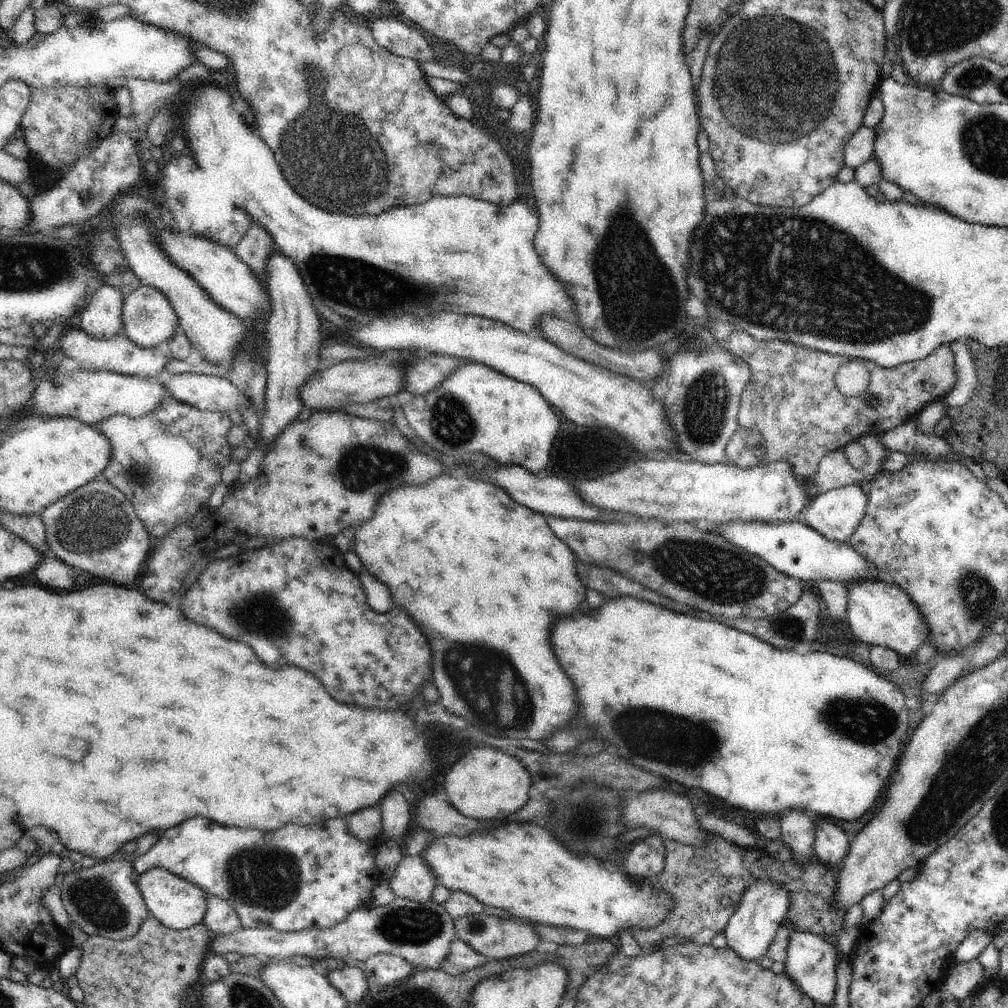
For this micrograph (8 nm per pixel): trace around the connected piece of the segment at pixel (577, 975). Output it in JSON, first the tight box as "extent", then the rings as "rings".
{"extent":[534,940,610,1000],"rings":[[[600,940],[600,942],[586,942],[582,944],[580,948],[576,946],[562,946],[558,952],[554,954],[534,954],[534,966],[538,964],[544,964],[544,962],[558,962],[560,966],[564,966],[568,970],[568,976],[570,976],[570,982],[568,982],[568,988],[566,988],[566,996],[564,1000],[570,1000],[578,994],[578,988],[582,986],[582,982],[586,981],[586,976],[590,977],[590,974],[598,970],[599,966],[606,964],[606,954],[610,952],[606,944],[606,940]]]}

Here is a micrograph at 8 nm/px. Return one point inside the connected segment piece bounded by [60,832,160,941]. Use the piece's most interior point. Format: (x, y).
(104, 900)

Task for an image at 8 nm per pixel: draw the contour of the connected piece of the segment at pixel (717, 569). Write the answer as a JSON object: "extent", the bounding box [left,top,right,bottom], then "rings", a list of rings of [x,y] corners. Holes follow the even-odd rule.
{"extent":[548,518,807,622],"rings":[[[548,518],[552,532],[562,538],[572,550],[576,550],[578,560],[592,562],[600,566],[608,566],[611,570],[619,571],[630,580],[641,583],[643,586],[680,602],[680,606],[696,608],[704,613],[714,615],[714,620],[723,622],[724,619],[742,616],[774,615],[788,610],[789,606],[798,602],[807,584],[800,579],[791,578],[776,568],[770,567],[758,556],[749,554],[745,549],[735,546],[727,539],[718,536],[715,529],[700,528],[697,523],[664,523],[657,519],[648,522],[632,520],[632,522],[590,522],[583,519]],[[640,553],[642,561],[636,561],[635,556]]]}

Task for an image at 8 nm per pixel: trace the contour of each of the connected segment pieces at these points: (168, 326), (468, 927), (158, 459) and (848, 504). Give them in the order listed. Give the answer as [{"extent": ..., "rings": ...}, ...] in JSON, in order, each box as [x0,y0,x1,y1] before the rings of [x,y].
[{"extent":[122,285,179,347],"rings":[[[141,285],[128,298],[125,298],[123,320],[122,333],[140,347],[158,347],[179,332],[178,316],[169,304],[168,298],[158,288],[149,285]]]},{"extent":[454,915,540,958],"rings":[[[480,915],[465,917],[454,921],[456,938],[468,943],[478,953],[492,958],[516,958],[536,950],[540,936],[530,924],[518,924],[512,917],[507,920],[494,916]]]},{"extent":[94,397,234,540],"rings":[[[169,397],[161,401],[153,412],[142,417],[132,419],[125,415],[113,415],[94,426],[113,445],[112,459],[102,472],[101,479],[110,482],[132,502],[150,535],[164,540],[178,526],[190,523],[222,482],[222,470],[232,462],[234,449],[227,438],[232,428],[228,413],[202,411]]]},{"extent":[801,483,869,543],"rings":[[[860,483],[848,484],[844,487],[831,489],[816,497],[802,512],[801,521],[809,528],[832,541],[844,543],[848,541],[859,528],[865,516],[869,496],[865,494]]]}]

